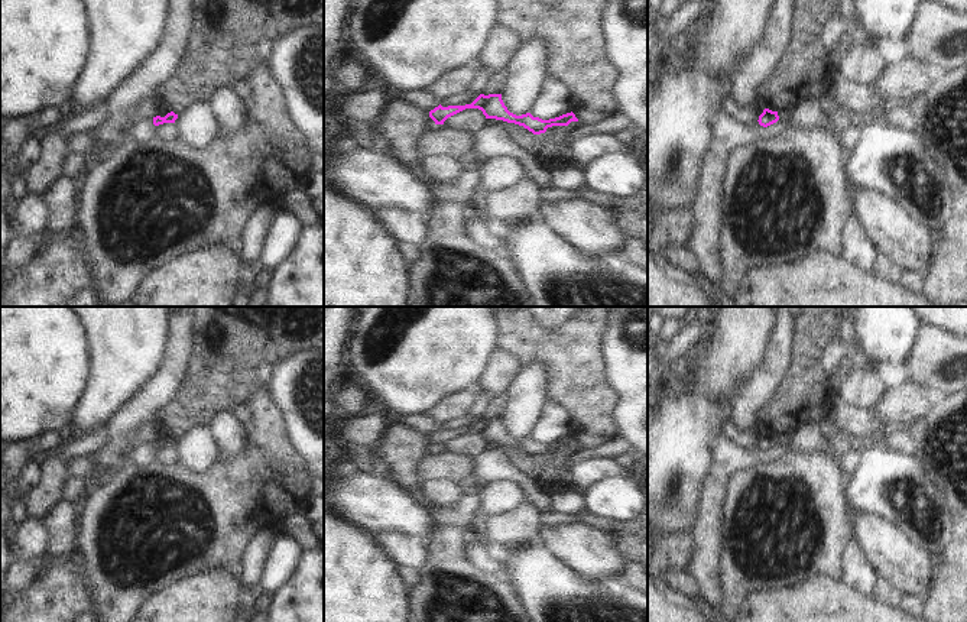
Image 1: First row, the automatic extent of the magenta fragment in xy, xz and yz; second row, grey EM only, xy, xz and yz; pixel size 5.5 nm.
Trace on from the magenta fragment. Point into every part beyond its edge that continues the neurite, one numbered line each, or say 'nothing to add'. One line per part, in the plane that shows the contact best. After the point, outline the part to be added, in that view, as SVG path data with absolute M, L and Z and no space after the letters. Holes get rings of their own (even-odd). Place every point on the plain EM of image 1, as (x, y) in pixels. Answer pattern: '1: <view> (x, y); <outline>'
nothing to add

